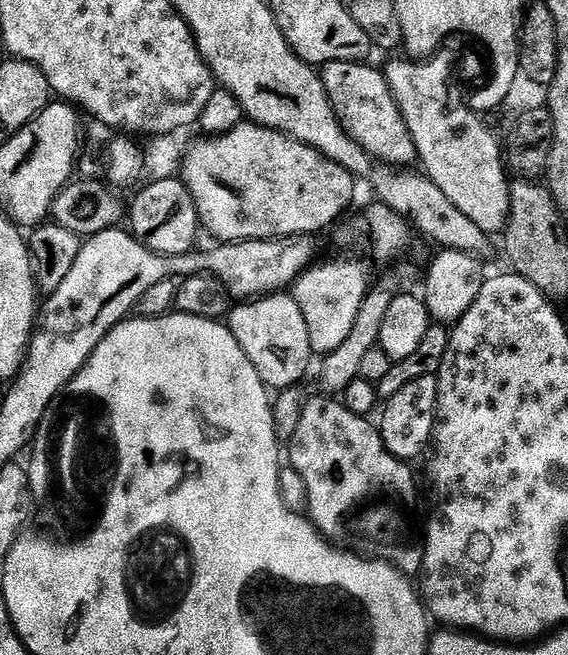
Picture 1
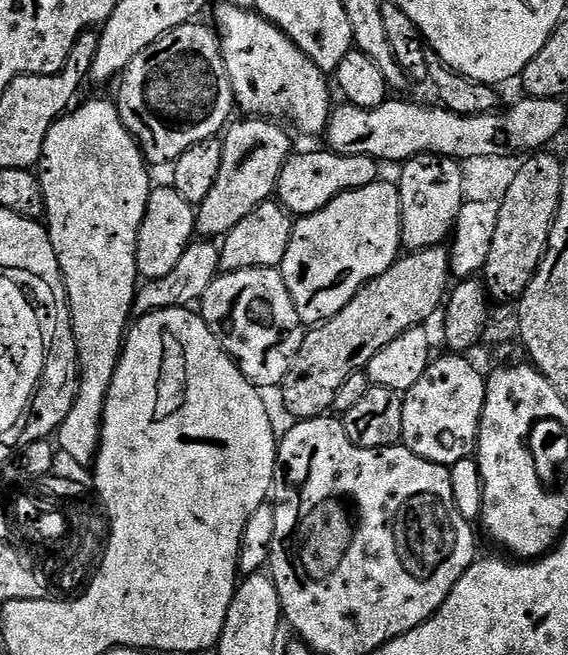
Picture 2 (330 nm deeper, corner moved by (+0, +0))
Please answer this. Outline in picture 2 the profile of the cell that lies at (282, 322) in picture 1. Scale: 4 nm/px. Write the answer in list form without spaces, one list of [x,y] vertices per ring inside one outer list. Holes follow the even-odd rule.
[[[247,268],[224,272],[206,290],[198,312],[220,337],[246,379],[261,390],[283,385],[304,344],[306,328],[300,323],[300,315],[279,270]]]

